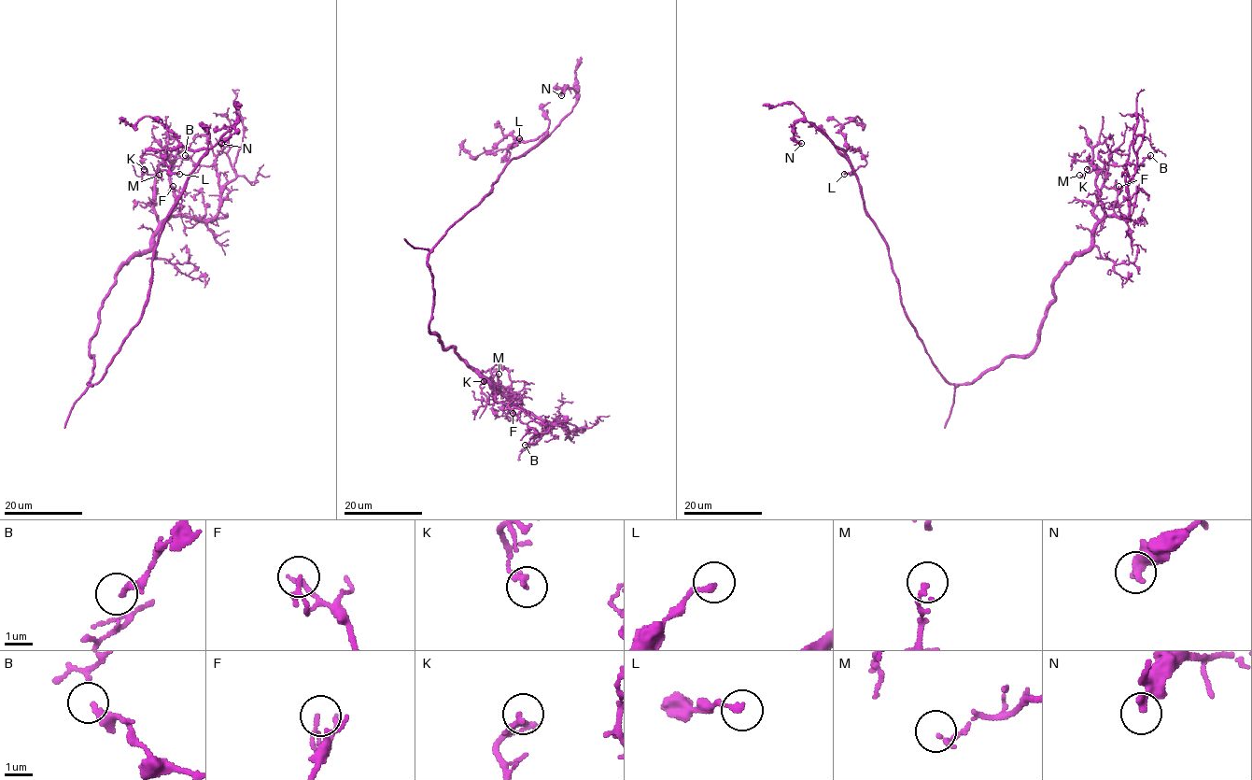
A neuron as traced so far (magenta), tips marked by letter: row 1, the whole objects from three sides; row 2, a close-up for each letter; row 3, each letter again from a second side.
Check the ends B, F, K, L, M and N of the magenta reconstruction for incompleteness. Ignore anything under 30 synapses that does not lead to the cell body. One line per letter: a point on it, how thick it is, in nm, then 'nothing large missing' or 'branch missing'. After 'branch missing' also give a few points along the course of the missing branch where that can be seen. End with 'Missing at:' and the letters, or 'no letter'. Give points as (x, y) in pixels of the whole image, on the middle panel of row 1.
B: (525, 445) | 150 nm | nothing large missing
F: (513, 413) | 150 nm | nothing large missing
K: (484, 381) | 180 nm | nothing large missing
L: (519, 138) | 220 nm | nothing large missing
M: (499, 374) | 180 nm | nothing large missing
N: (561, 95) | 240 nm | nothing large missing
Missing at: no letter

